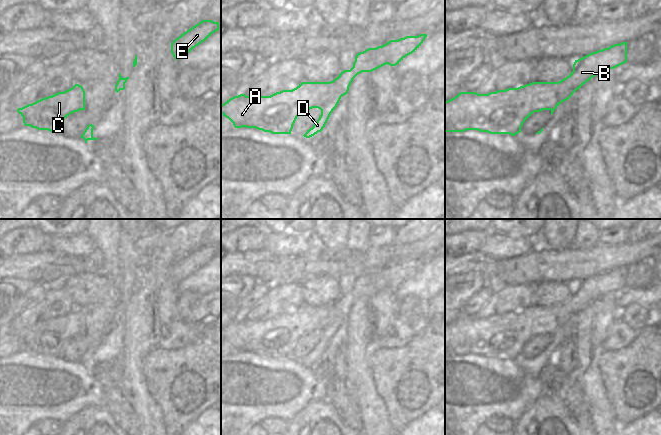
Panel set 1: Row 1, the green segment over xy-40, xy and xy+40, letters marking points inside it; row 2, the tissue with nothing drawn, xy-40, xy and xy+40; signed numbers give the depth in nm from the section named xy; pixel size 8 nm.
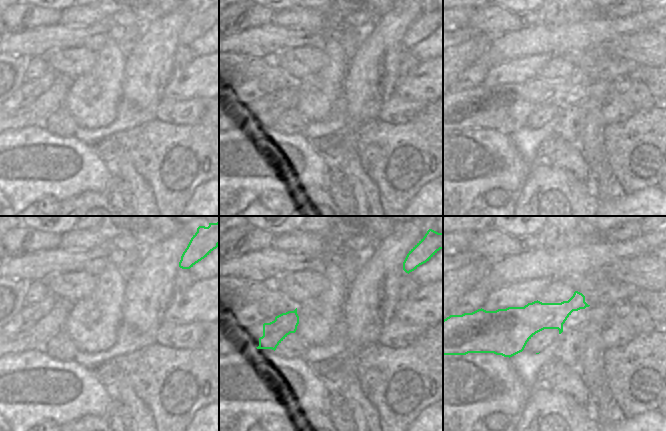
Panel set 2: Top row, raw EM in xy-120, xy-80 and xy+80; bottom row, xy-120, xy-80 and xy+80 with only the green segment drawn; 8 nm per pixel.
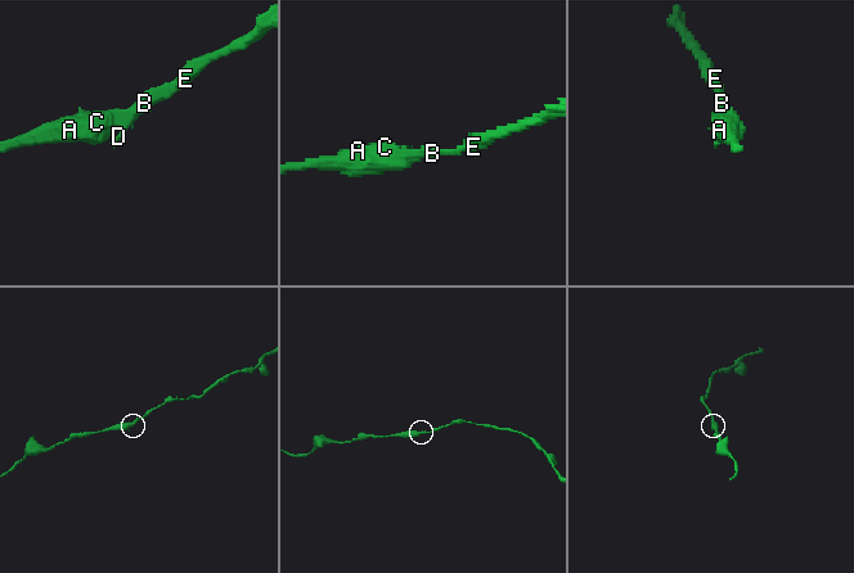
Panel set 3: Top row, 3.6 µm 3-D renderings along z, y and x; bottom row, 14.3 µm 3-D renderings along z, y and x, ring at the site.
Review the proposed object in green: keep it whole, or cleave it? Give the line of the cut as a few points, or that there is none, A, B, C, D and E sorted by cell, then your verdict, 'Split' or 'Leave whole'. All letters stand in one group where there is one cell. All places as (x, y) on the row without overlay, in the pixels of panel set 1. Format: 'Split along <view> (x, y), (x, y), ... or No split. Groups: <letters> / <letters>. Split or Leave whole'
No split. Groups: A B C D E. Leave whole.

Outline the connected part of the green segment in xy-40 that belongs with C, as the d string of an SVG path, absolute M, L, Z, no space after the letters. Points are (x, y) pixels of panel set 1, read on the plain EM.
M79 308L18 332L25 350L50 356L61 356L63 345L72 337L85 334L85 315Z

